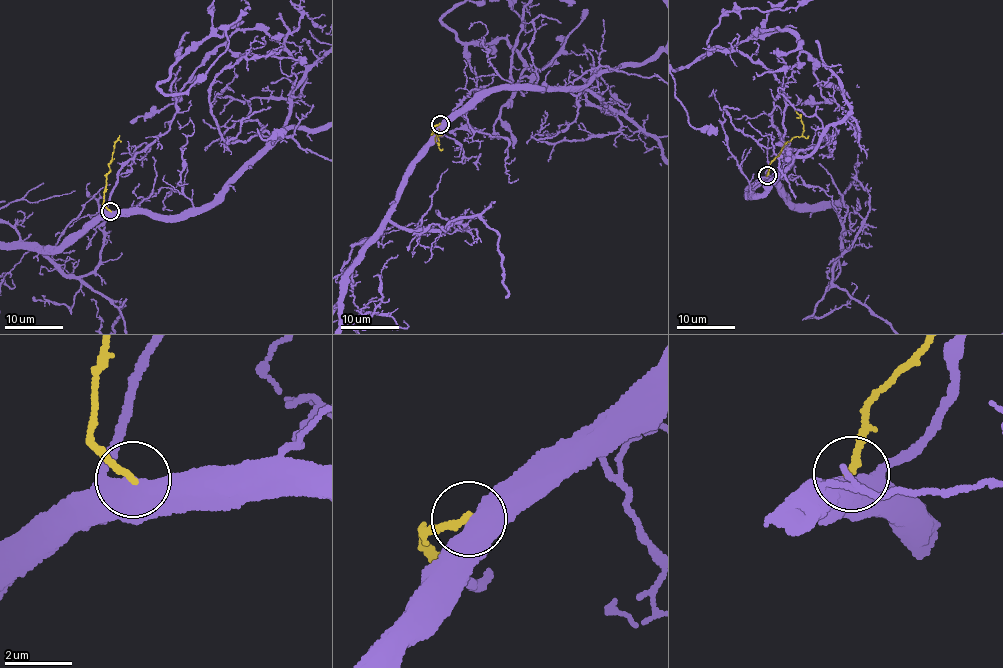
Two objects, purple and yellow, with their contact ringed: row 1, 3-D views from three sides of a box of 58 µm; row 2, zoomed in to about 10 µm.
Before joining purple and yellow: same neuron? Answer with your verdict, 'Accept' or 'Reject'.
Reject

